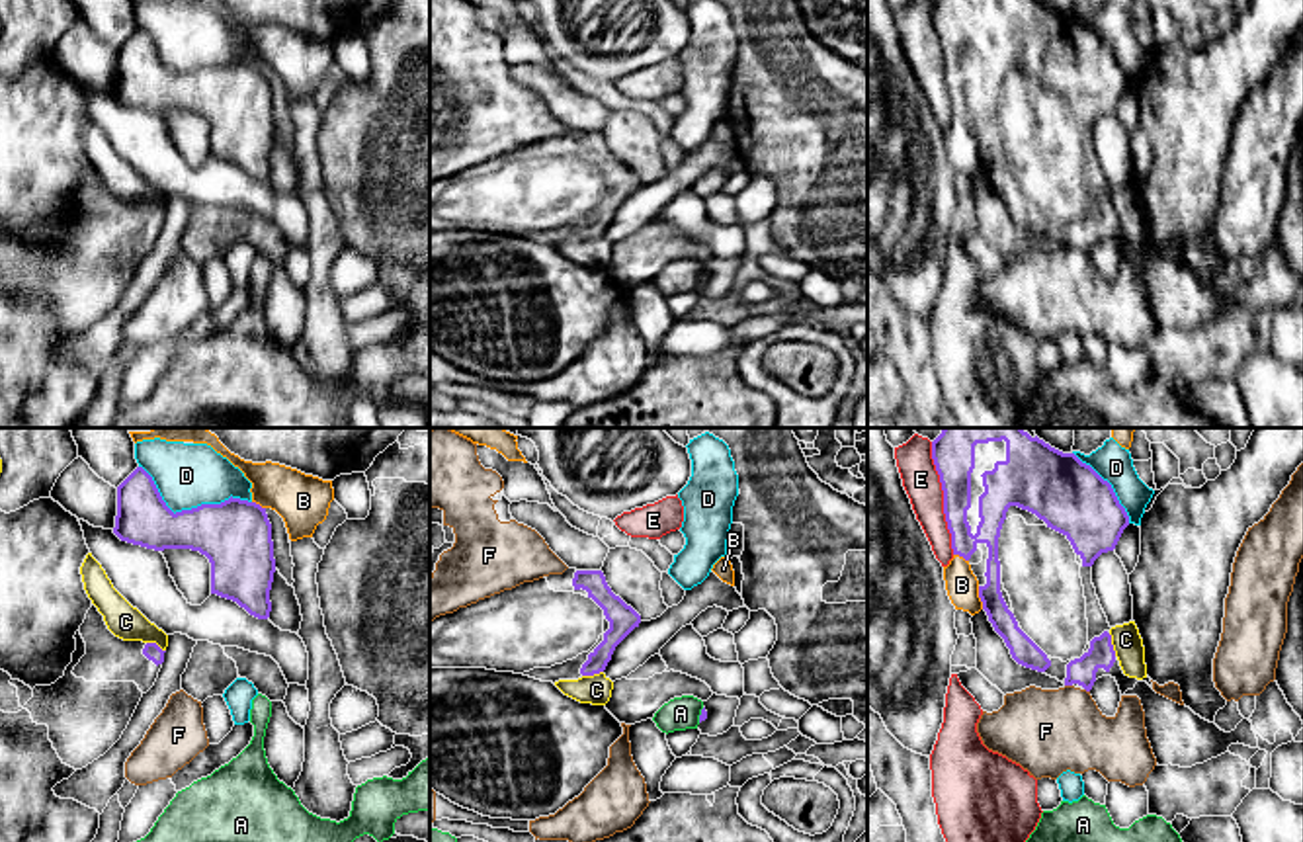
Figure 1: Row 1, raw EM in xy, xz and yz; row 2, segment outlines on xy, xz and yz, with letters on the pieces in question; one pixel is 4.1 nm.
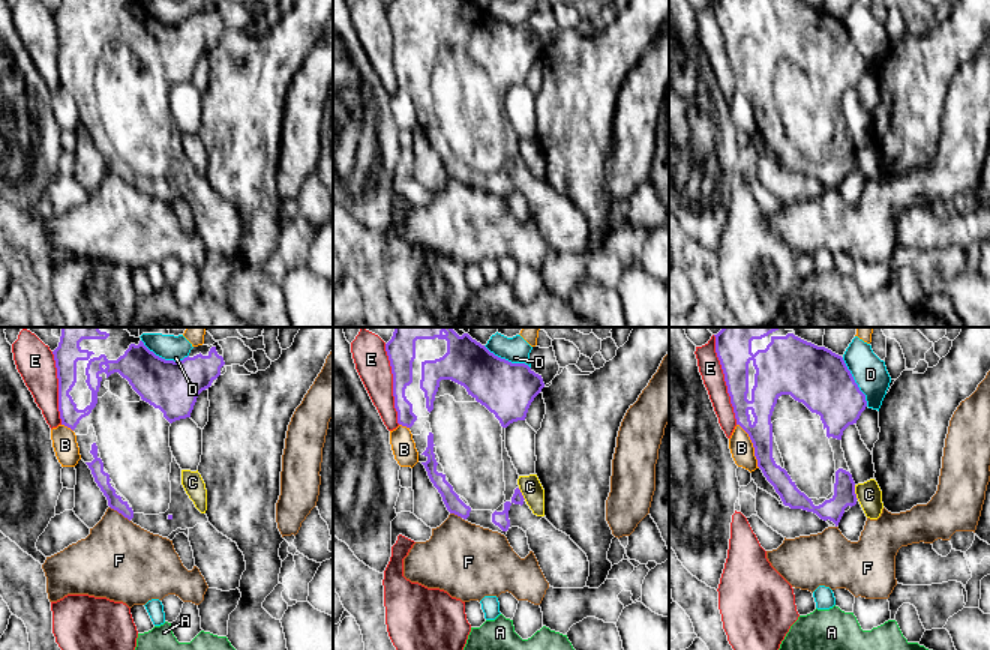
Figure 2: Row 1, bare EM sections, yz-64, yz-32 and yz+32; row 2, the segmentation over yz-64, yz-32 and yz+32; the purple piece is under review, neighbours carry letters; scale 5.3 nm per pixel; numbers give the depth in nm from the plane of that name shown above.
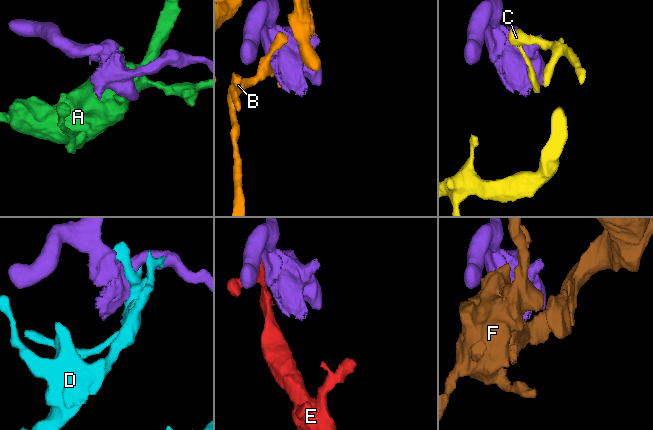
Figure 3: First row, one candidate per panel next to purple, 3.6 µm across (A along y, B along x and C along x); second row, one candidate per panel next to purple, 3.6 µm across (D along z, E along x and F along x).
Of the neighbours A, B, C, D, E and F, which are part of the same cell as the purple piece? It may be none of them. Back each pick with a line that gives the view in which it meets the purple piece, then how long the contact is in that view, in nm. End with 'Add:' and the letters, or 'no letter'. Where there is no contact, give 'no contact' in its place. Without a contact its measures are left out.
Add: no letter

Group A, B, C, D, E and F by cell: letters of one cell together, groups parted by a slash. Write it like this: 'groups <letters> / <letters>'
groups A / B / C / D / E / F

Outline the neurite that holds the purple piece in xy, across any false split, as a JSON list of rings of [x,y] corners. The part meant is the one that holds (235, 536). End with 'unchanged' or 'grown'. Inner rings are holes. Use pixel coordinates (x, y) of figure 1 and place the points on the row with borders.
[[[137,467],[117,486],[113,533],[154,551],[199,551],[211,563],[211,594],[236,602],[258,619],[270,617],[275,559],[272,524],[260,504],[231,496],[174,514],[152,477]]] | unchanged

